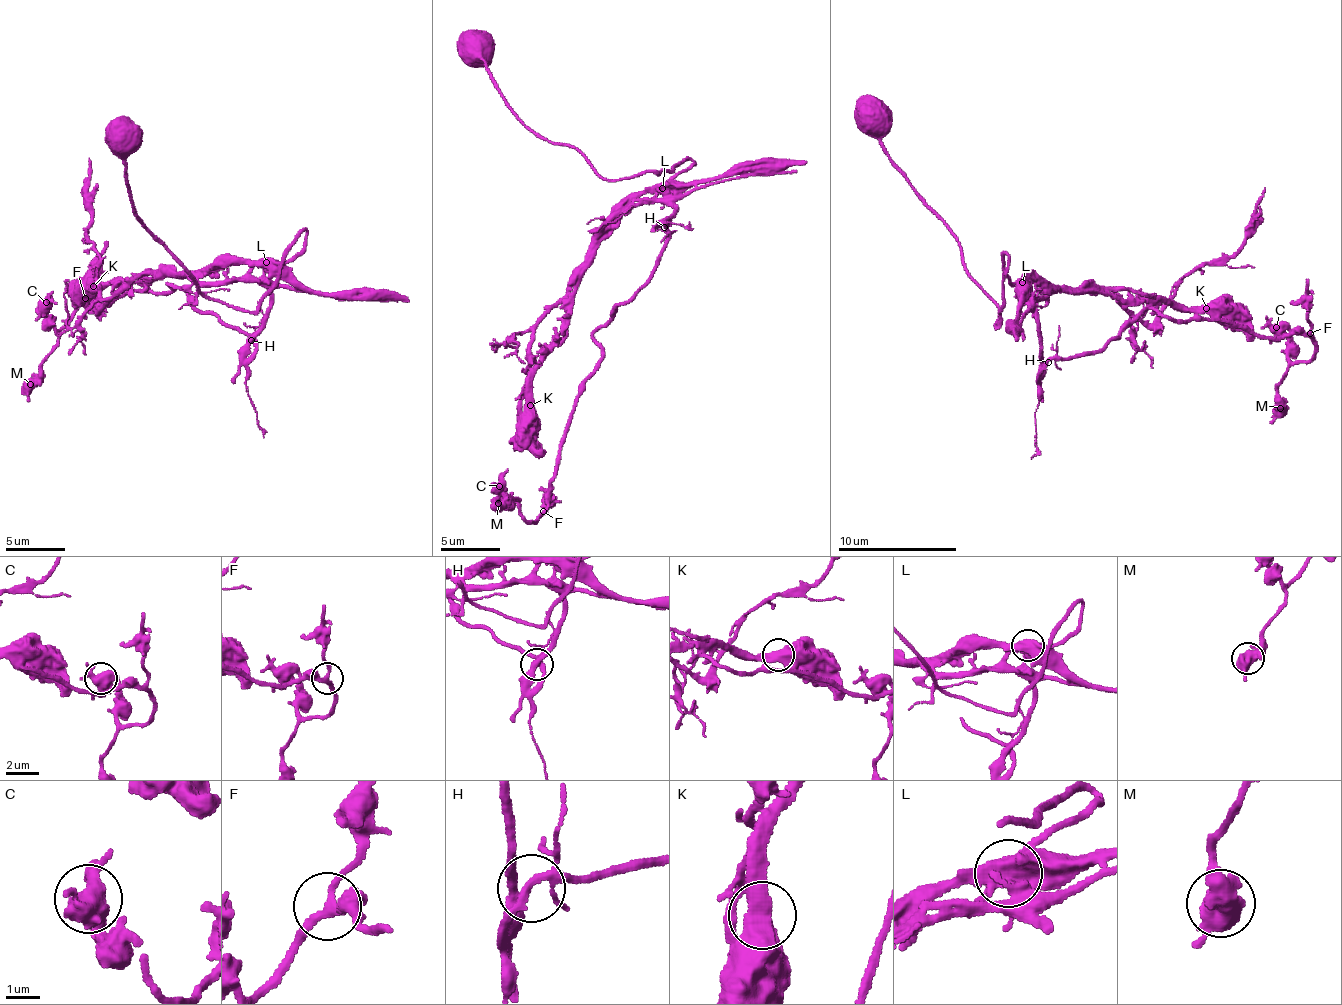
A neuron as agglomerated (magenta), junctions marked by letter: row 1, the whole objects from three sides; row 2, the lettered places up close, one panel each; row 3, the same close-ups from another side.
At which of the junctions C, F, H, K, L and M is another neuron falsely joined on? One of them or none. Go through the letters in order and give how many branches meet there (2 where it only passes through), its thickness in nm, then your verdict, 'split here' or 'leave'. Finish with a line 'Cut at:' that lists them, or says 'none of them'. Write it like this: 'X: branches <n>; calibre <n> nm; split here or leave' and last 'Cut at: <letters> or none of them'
C: branches 4; calibre 550 nm; leave
F: branches 3; calibre 240 nm; leave
H: branches 4; calibre 200 nm; leave
K: branches 2; calibre 650 nm; leave
L: branches 4; calibre 550 nm; split here
M: branches 2; calibre 650 nm; leave
Cut at: L

